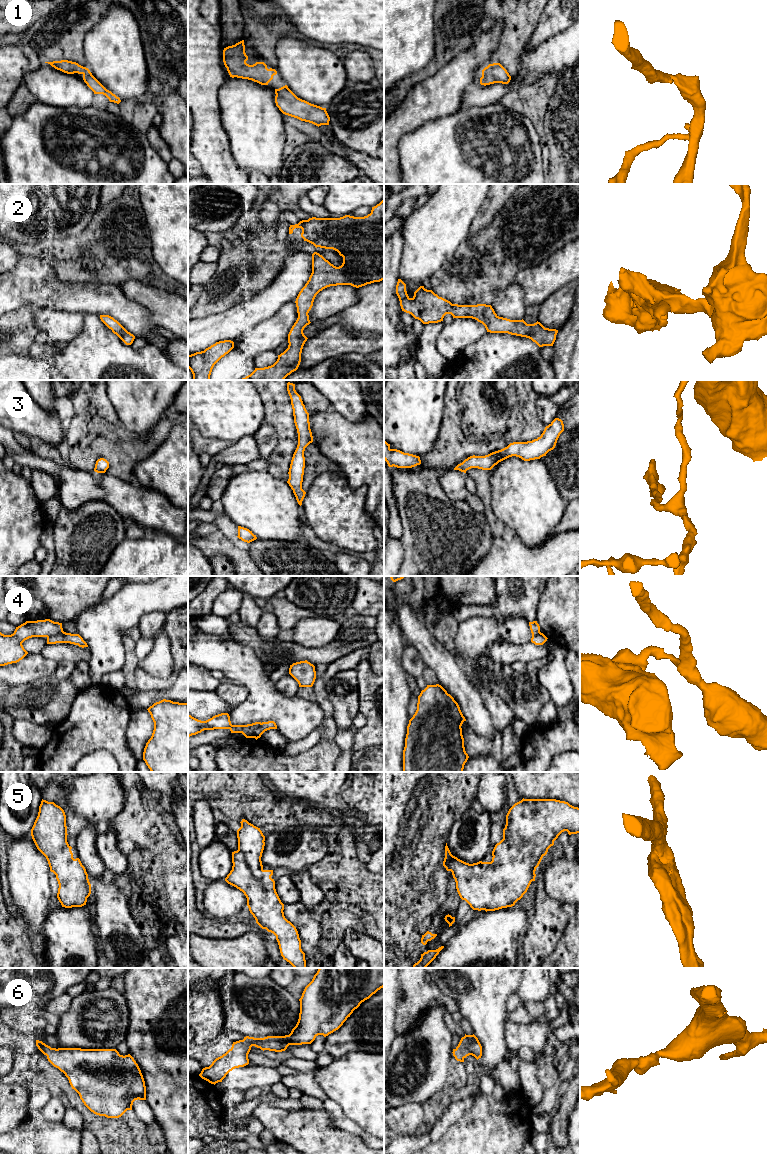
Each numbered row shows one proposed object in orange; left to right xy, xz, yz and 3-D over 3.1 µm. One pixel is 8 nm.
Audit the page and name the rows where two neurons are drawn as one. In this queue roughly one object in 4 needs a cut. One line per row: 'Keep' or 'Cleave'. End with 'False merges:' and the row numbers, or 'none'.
1: Keep
2: Keep
3: Keep
4: Cleave
5: Keep
6: Keep
False merges: 4

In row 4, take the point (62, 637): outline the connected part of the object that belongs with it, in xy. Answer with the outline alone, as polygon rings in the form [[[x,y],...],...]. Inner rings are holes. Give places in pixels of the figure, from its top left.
[[[61,631],[55,635],[47,637],[47,644],[56,644],[56,643],[70,643],[78,645],[79,647],[88,647],[87,643],[79,634],[71,634]]]

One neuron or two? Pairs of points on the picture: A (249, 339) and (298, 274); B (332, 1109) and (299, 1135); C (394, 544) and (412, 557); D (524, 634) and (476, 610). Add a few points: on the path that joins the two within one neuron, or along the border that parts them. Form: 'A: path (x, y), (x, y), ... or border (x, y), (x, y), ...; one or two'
A: border (282, 305), (272, 315), (244, 333); two
B: border (324, 1109), (330, 1116); two
C: border (399, 540), (403, 549), (402, 565); two
D: border (495, 613), (491, 616), (473, 616), (466, 620); two

